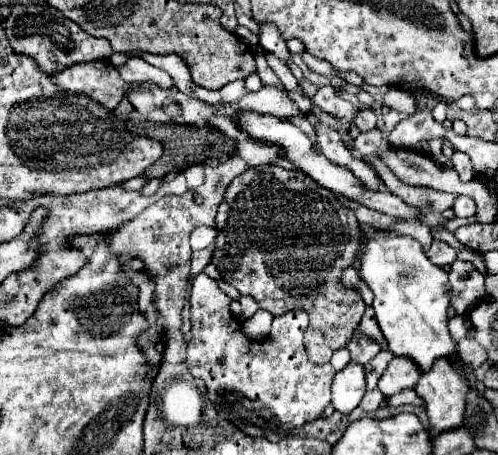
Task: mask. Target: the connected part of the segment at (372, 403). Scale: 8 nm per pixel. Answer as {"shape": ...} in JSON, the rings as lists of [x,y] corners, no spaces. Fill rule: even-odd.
{"shape":[[[375,390],[375,392],[367,392],[367,394],[363,396],[363,400],[359,402],[359,408],[361,408],[363,412],[373,412],[373,410],[379,408],[381,400],[383,400],[383,394],[381,394],[379,390]]]}

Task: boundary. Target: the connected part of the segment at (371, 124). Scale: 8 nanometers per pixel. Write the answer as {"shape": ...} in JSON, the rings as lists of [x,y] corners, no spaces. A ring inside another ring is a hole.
{"shape":[[[365,108],[365,110],[359,110],[357,116],[355,116],[355,126],[361,130],[361,132],[369,132],[377,126],[377,114],[371,110],[371,108]]]}

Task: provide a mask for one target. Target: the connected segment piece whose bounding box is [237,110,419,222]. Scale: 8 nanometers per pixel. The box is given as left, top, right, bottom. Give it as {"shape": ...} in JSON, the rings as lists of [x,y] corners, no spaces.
{"shape":[[[239,110],[237,112],[237,120],[239,120],[239,128],[243,132],[249,134],[249,138],[253,140],[261,140],[261,142],[271,142],[273,146],[281,148],[283,150],[283,156],[297,168],[297,170],[303,170],[307,176],[311,176],[317,184],[321,184],[323,188],[335,192],[335,194],[341,194],[345,196],[347,200],[353,200],[365,208],[371,208],[375,212],[383,212],[383,214],[391,214],[391,216],[399,216],[399,218],[405,218],[405,220],[419,220],[419,210],[413,210],[409,208],[405,202],[401,202],[401,198],[389,194],[387,190],[383,192],[375,192],[375,190],[369,190],[365,188],[349,168],[345,166],[337,166],[335,162],[331,162],[329,158],[325,158],[321,152],[315,150],[313,142],[309,140],[309,136],[297,128],[295,124],[291,124],[289,120],[283,120],[283,118],[277,118],[273,114],[259,114],[259,112],[253,112],[253,110]]]}

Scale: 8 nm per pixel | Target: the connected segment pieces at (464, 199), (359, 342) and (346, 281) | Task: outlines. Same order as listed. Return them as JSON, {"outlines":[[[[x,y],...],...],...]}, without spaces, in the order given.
{"outlines":[[[[459,196],[453,204],[455,218],[469,218],[475,214],[475,202],[469,196]]],[[[355,332],[351,338],[351,362],[355,364],[367,364],[377,352],[381,352],[381,346],[369,338],[367,334]]],[[[354,267],[345,269],[341,277],[343,285],[354,290],[357,288],[357,282],[359,282],[359,280],[361,279],[359,278],[358,270]]]]}

